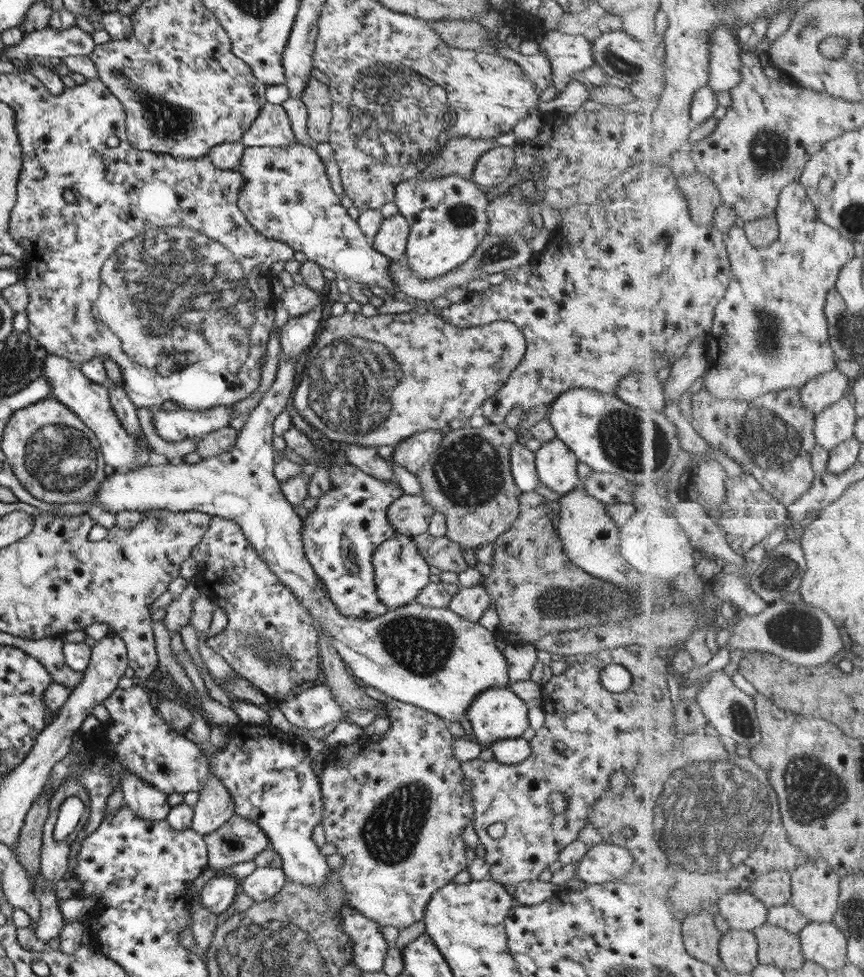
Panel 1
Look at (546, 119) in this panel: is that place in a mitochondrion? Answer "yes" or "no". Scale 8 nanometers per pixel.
no

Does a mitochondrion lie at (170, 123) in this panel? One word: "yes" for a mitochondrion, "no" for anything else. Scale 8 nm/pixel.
yes

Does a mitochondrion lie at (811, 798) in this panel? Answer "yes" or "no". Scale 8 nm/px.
yes

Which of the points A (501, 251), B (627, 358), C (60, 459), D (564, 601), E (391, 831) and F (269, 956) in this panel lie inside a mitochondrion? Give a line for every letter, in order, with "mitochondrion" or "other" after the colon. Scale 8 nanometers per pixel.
A: mitochondrion
B: other
C: mitochondrion
D: mitochondrion
E: mitochondrion
F: mitochondrion

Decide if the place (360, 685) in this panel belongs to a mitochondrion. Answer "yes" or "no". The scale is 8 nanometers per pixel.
no

